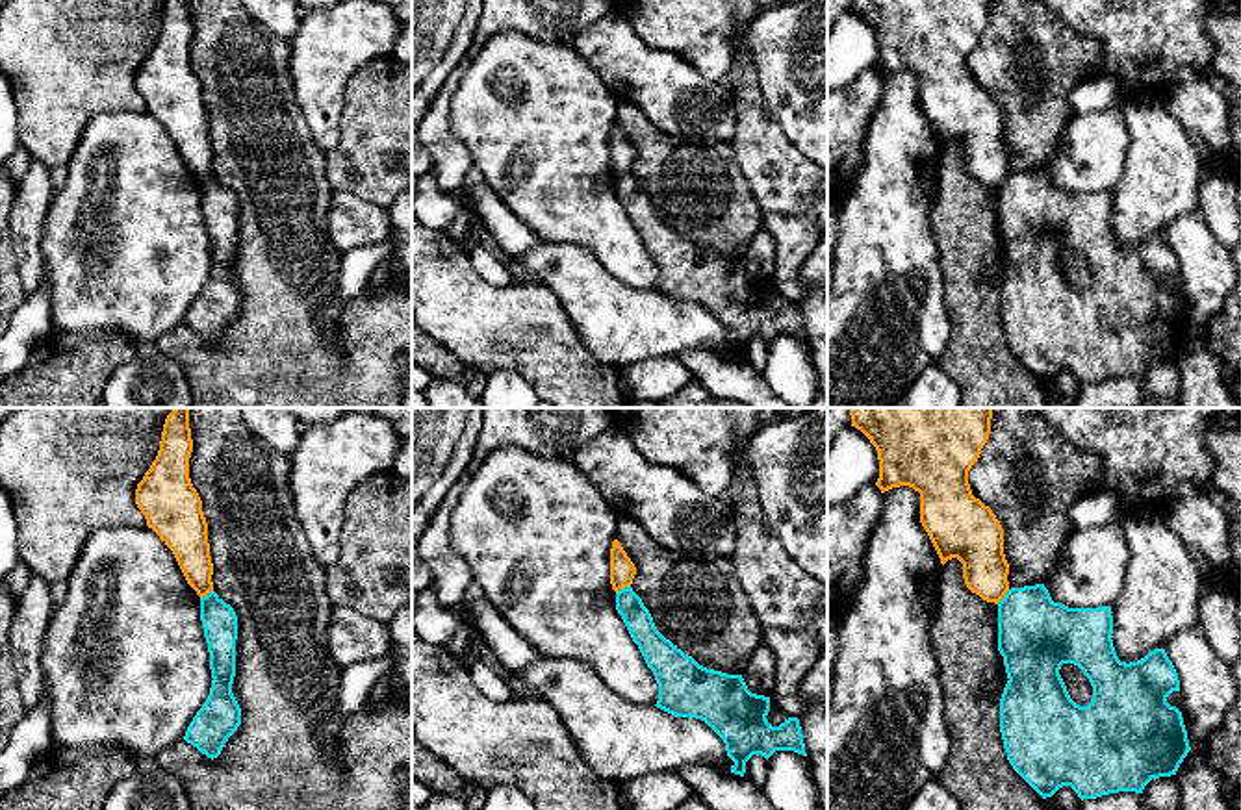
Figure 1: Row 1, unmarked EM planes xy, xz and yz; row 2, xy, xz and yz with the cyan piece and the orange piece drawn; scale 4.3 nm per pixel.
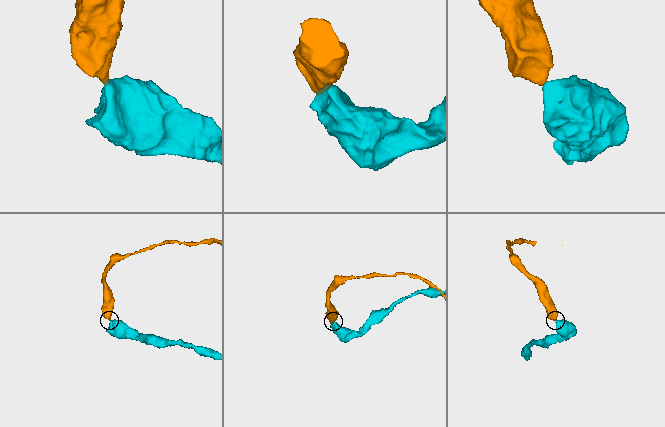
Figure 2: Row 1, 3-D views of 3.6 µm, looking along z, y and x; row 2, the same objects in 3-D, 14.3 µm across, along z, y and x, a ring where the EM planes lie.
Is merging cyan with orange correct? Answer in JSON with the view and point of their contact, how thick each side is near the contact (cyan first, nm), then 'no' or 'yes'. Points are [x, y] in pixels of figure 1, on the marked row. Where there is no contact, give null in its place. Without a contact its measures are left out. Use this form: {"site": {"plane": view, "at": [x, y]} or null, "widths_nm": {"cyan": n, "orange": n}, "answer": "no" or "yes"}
{"site": {"plane": "xz", "at": [624, 588]}, "widths_nm": {"cyan": 120, "orange": 110}, "answer": "no"}

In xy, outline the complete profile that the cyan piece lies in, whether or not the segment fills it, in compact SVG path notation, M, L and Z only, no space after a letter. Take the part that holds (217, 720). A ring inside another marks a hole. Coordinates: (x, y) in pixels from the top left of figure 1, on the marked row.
M210 591L200 599L200 621L213 680L210 695L189 723L184 740L213 760L241 725L241 708L232 693L237 615L215 591Z

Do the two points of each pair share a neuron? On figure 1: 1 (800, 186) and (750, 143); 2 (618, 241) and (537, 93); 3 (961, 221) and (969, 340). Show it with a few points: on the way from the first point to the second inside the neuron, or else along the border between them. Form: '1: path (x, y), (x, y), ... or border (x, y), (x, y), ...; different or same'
1: path (787, 177), (763, 152); same
2: path (581, 204), (553, 175), (538, 130); same
3: path (969, 251), (969, 310); same

